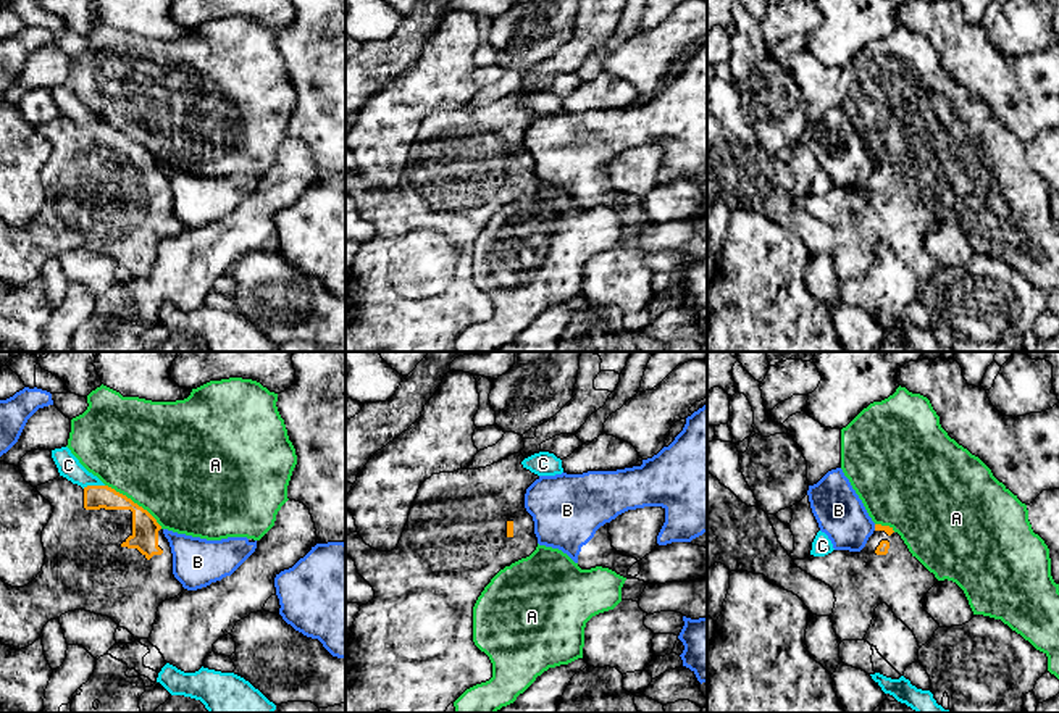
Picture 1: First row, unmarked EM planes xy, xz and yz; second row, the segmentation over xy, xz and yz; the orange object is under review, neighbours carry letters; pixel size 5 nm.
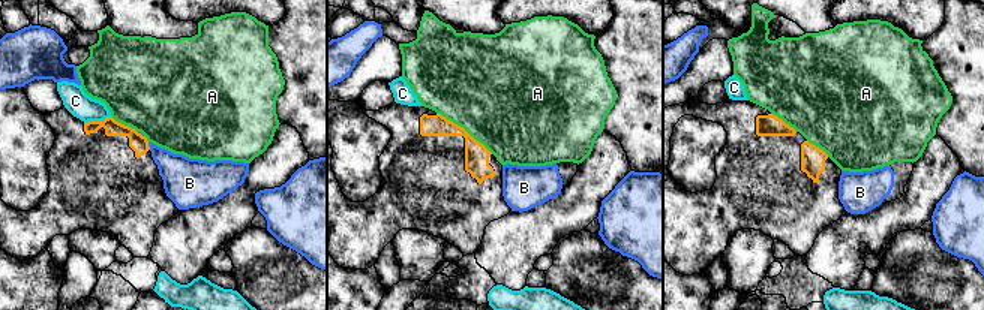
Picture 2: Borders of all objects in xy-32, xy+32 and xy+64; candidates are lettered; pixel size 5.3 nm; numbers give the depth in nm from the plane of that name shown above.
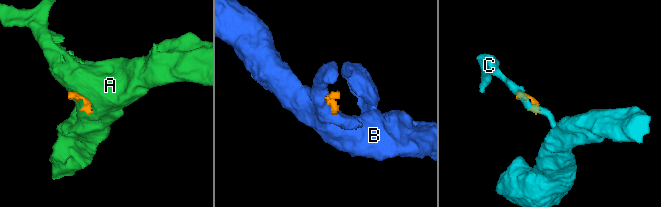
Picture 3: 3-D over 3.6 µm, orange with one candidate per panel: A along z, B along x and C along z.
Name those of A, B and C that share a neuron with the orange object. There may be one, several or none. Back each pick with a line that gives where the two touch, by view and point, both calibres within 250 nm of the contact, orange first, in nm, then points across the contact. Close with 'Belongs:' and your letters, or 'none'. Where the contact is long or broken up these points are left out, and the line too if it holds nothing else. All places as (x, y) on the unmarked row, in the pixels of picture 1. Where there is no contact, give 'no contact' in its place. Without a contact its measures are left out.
Belongs: none

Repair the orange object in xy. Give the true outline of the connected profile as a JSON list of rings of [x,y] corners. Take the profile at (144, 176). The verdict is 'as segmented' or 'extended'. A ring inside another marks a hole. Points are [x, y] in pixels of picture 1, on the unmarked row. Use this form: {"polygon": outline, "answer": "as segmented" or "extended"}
{"polygon": [[[58,115],[36,127],[53,145],[42,169],[45,202],[24,226],[11,226],[0,218],[0,282],[26,287],[50,258],[74,248],[108,255],[136,279],[149,277],[160,242],[184,229],[173,213],[171,186],[157,158],[108,124],[82,127]]], "answer": "extended"}

